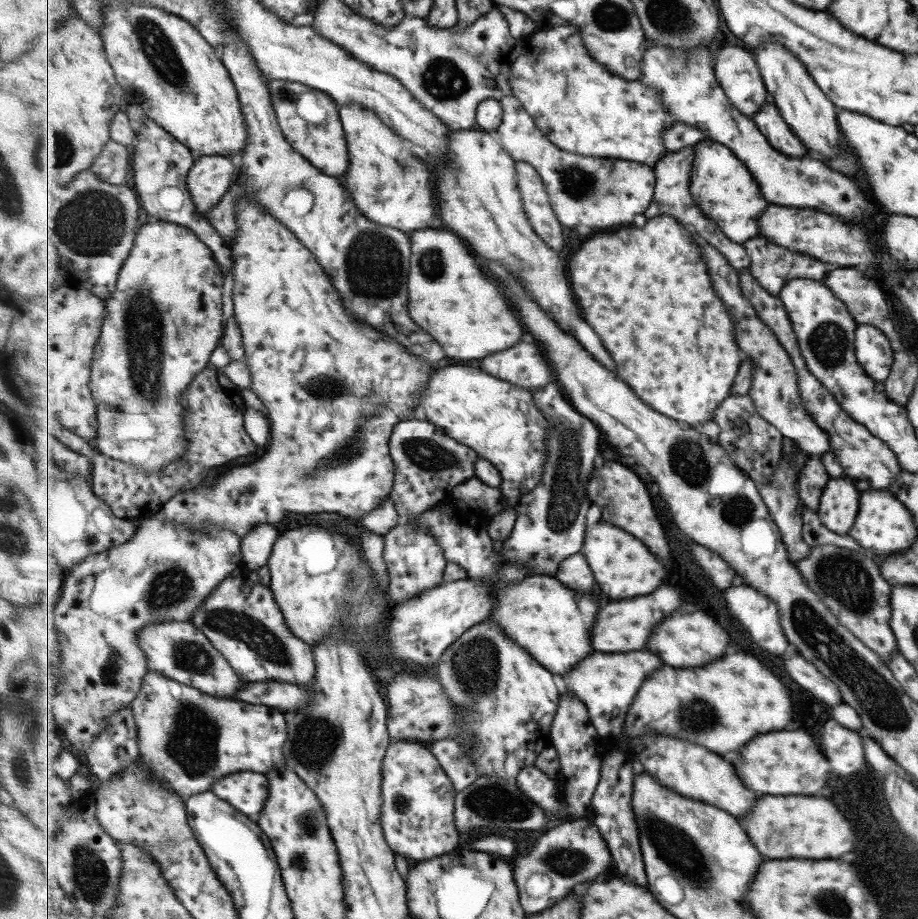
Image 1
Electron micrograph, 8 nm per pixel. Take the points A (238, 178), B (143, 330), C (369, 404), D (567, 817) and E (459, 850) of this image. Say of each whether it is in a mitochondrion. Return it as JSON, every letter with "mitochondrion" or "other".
{"A":"other","B":"mitochondrion","C":"mitochondrion","D":"other","E":"other"}

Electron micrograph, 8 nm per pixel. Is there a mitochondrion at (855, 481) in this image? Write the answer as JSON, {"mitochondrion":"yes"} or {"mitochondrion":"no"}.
{"mitochondrion":"no"}

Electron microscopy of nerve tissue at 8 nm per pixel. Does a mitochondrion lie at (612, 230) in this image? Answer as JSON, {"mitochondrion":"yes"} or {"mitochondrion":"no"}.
{"mitochondrion":"no"}

